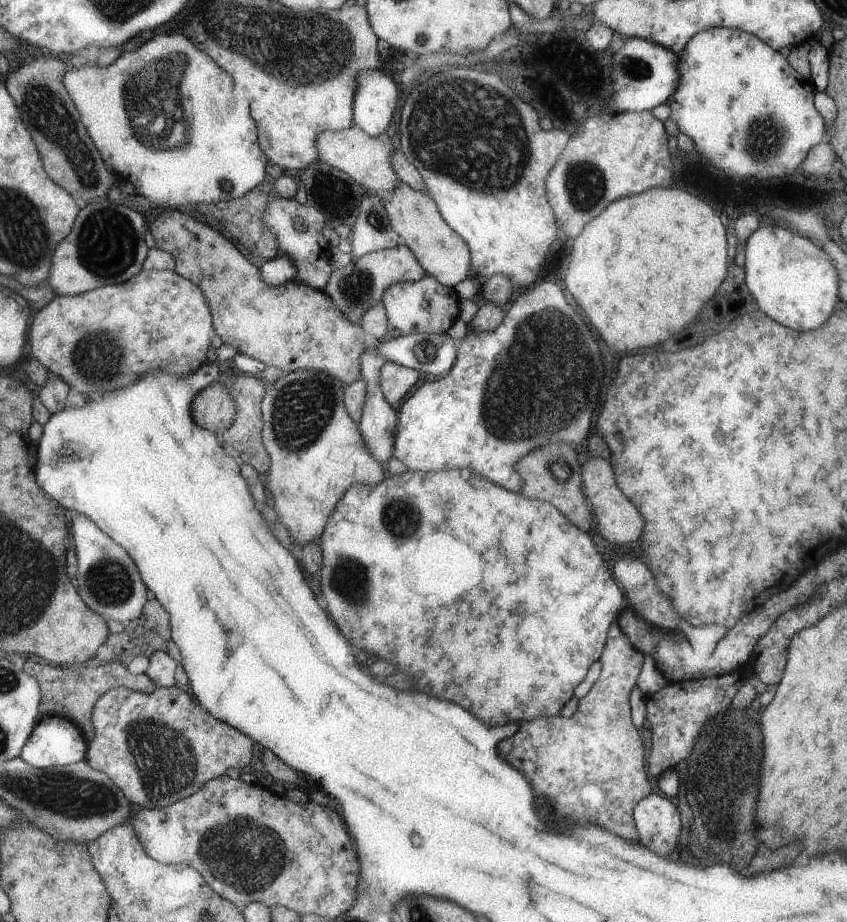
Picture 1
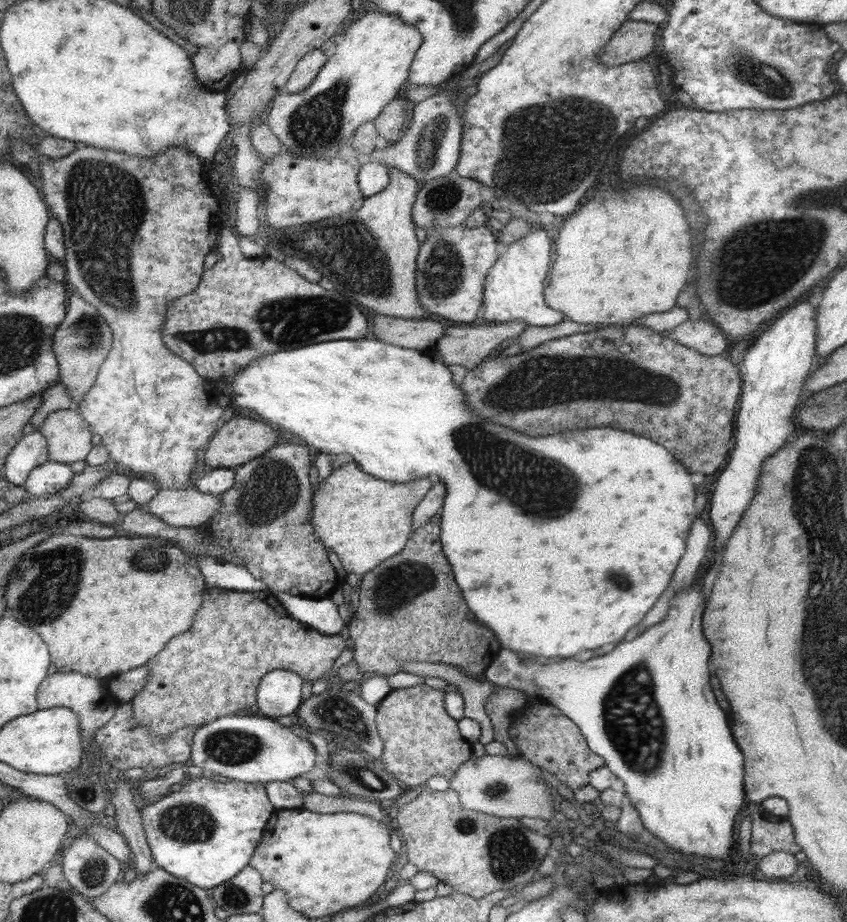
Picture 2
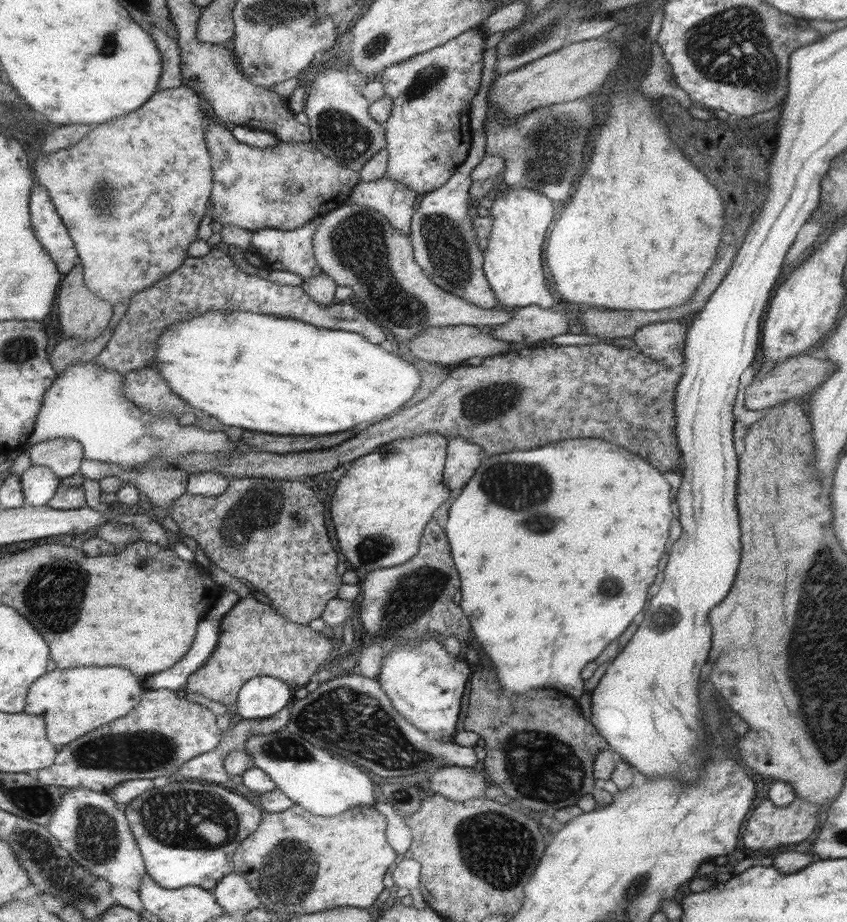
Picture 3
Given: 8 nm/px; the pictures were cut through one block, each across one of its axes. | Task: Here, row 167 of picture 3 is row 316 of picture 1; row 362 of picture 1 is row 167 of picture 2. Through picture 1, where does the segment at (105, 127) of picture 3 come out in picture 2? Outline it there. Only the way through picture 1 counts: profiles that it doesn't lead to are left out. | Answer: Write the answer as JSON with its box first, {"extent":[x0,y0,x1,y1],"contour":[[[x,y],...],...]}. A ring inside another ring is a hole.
{"extent":[37,146,223,490],"contour":[[[85,146],[61,159],[51,159],[41,155],[41,153],[38,153],[37,156],[41,160],[40,176],[43,182],[42,192],[45,194],[45,203],[48,204],[53,217],[65,226],[65,232],[67,232],[64,236],[65,242],[67,242],[64,261],[66,283],[74,292],[81,295],[81,298],[97,307],[97,310],[100,311],[114,332],[113,350],[102,366],[96,385],[87,393],[85,400],[77,410],[93,428],[93,434],[102,436],[102,444],[107,448],[111,461],[123,466],[132,476],[139,474],[153,476],[158,490],[185,489],[187,488],[187,482],[189,482],[189,472],[195,464],[197,452],[207,444],[207,438],[211,438],[215,428],[218,428],[217,420],[223,414],[223,412],[209,412],[215,404],[215,398],[221,395],[219,389],[211,384],[211,380],[205,380],[205,377],[198,375],[192,363],[188,363],[180,355],[173,354],[163,341],[164,320],[168,305],[177,301],[178,298],[192,293],[196,286],[200,285],[204,273],[204,258],[207,256],[207,252],[211,253],[211,248],[215,246],[215,238],[218,238],[218,236],[209,234],[211,232],[211,222],[213,222],[213,218],[217,218],[219,204],[217,204],[217,198],[213,196],[212,190],[205,190],[209,186],[207,174],[203,170],[205,163],[201,163],[201,159],[197,159],[197,155],[193,155],[189,151],[183,151],[179,147],[169,147],[163,153],[151,157],[149,160],[139,160],[137,156],[129,156],[129,154],[123,154],[123,152],[97,149],[91,146]]]}

